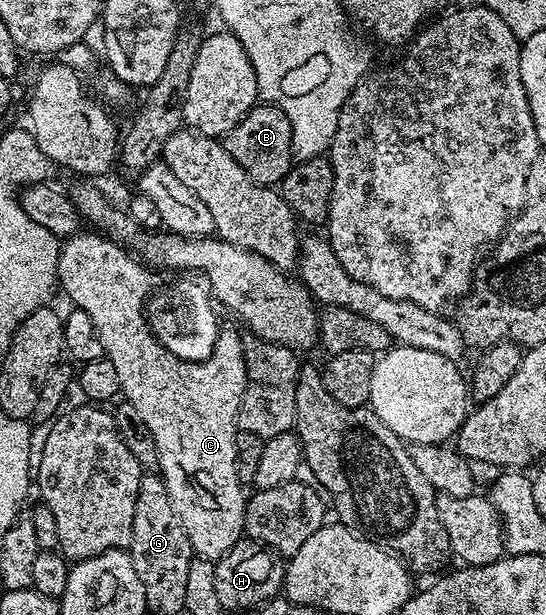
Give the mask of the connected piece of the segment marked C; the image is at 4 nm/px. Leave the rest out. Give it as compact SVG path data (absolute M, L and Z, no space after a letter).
M84 234L69 235L60 244L56 266L59 290L68 294L75 310L84 311L90 316L90 321L94 321L96 336L105 356L114 361L120 395L138 409L139 416L153 434L158 451L158 473L166 485L170 505L174 505L174 513L178 513L178 521L182 521L182 529L186 529L186 537L190 537L193 552L201 559L218 560L245 534L246 491L236 468L236 418L248 380L244 360L245 340L240 339L238 332L224 329L205 363L179 359L157 341L148 325L146 304L154 291L153 272L129 248L108 236Z

